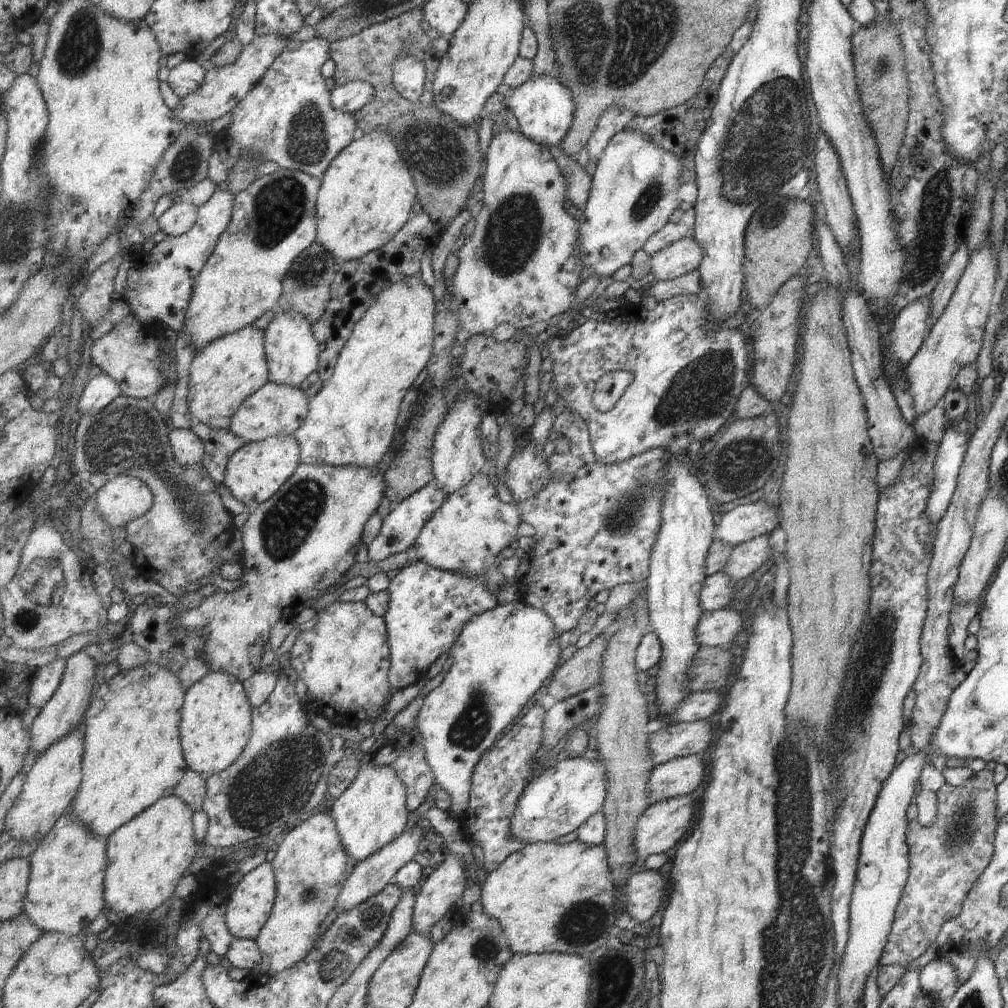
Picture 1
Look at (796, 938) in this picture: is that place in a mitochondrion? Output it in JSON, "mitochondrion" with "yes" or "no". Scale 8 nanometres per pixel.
{"mitochondrion":"yes"}

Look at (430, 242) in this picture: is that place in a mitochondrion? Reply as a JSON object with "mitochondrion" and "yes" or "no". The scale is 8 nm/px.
{"mitochondrion":"no"}

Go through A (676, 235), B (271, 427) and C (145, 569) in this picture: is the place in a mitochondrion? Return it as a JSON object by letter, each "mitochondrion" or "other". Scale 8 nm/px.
{"A":"other","B":"other","C":"other"}

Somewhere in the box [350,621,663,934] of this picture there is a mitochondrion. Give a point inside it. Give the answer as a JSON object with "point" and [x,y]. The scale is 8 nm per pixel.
{"point":[471,727]}

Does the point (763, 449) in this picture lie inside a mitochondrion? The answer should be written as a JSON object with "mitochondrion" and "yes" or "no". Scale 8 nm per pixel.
{"mitochondrion":"yes"}

